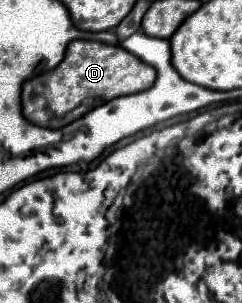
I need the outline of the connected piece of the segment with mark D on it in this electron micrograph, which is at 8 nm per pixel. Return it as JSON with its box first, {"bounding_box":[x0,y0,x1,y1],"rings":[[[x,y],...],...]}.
{"bounding_box":[22,39,154,129],"rings":[[[78,39],[68,45],[66,57],[58,67],[22,85],[22,113],[32,125],[60,129],[114,97],[132,95],[152,87],[154,79],[154,67],[146,65],[120,45]]]}

